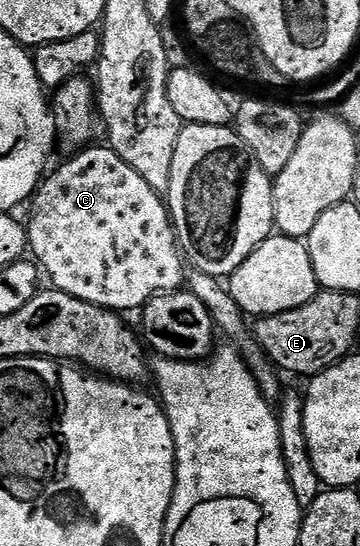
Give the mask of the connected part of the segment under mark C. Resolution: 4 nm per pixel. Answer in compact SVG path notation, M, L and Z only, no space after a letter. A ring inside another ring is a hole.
M88 146L77 151L80 153L73 160L66 161L53 176L52 173L45 175L40 187L36 189L30 200L32 213L29 214L28 220L26 219L28 246L35 263L42 269L43 275L47 279L48 276L52 279L51 287L55 291L65 292L82 302L90 302L99 308L109 308L111 312L128 314L131 308L143 309L145 304L149 304L161 292L174 292L183 289L186 284L186 260L180 251L176 230L172 226L172 217L168 214L165 197L161 193L150 190L150 186L142 178L142 174L138 174L138 170L134 170L134 166L126 166L126 162L122 162L122 158L118 158L118 154L113 152L111 148L107 146L92 147Z

